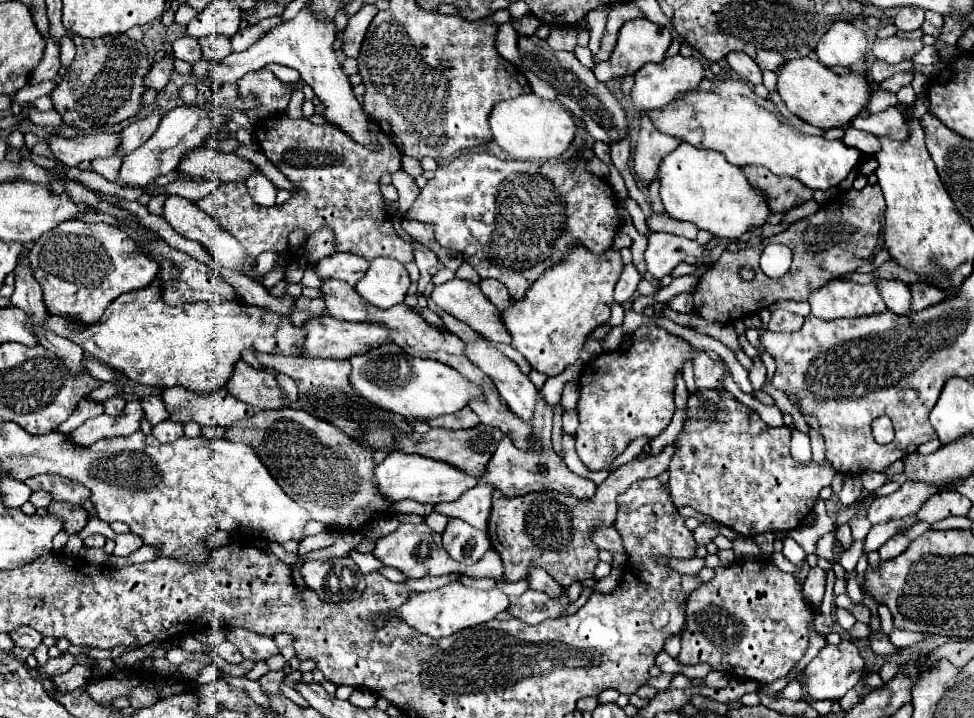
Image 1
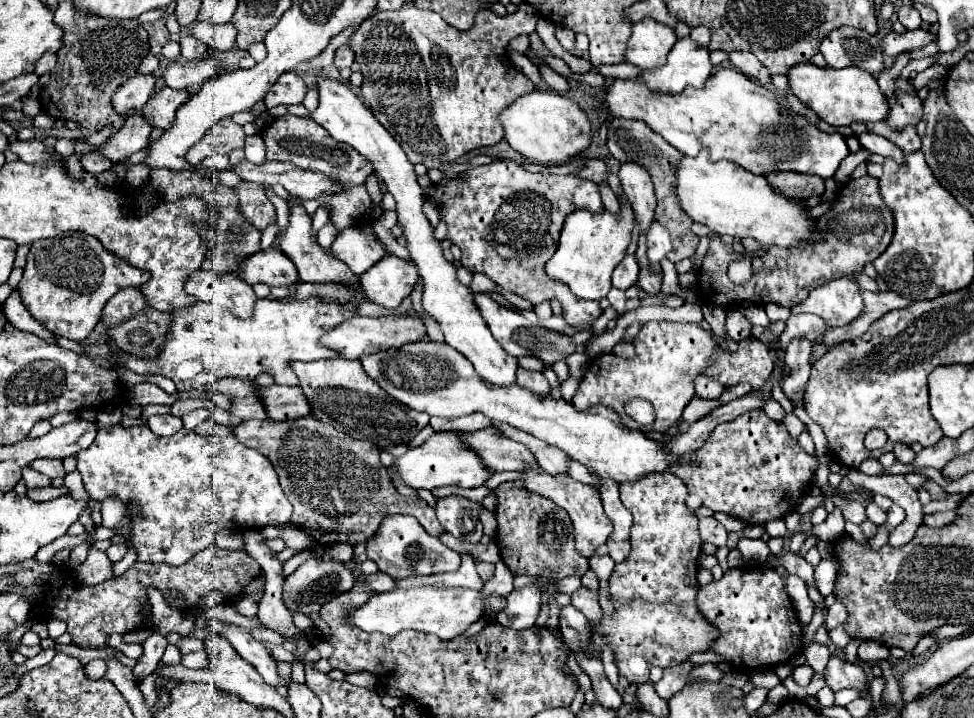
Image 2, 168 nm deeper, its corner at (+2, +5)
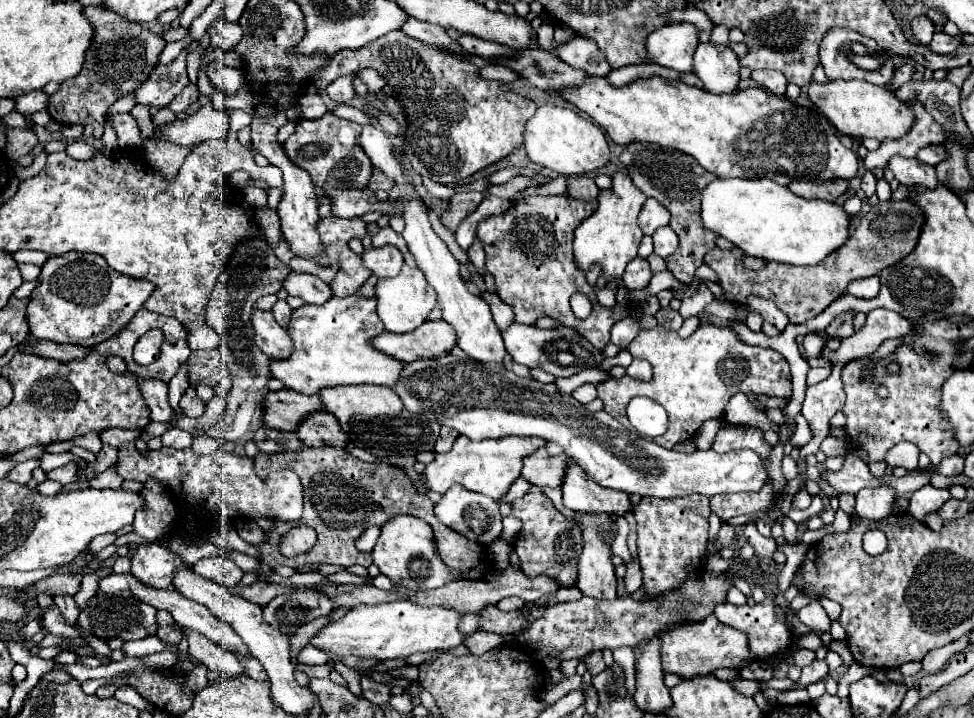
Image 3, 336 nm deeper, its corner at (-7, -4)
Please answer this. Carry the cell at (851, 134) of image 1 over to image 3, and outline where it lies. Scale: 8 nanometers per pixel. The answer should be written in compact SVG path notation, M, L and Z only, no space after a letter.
M894 155L888 163L888 169L894 173L894 177L900 181L900 185L922 185L926 189L934 189L938 185L936 171L930 165L920 163L916 157L906 159L902 155Z

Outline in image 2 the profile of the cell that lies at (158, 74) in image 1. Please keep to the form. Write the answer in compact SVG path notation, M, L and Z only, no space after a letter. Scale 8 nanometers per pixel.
M137 74L133 80L129 80L127 84L123 84L117 94L113 96L113 106L115 110L125 116L127 110L131 108L141 108L143 104L147 104L147 100L153 94L155 88L155 74Z

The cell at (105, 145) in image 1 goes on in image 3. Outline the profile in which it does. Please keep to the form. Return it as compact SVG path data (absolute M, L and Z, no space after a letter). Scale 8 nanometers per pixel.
M212 103L202 105L198 113L186 117L184 121L176 119L162 131L162 139L168 139L182 147L200 145L212 139L226 139L230 129L230 117L226 109L216 109Z

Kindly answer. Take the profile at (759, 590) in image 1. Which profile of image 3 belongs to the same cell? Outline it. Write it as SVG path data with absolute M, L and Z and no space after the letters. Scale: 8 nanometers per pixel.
M768 595L762 603L756 603L756 605L732 605L732 603L724 603L724 605L718 605L714 615L720 623L726 623L734 629L740 629L748 635L748 641L750 641L750 651L754 657L772 657L772 655L784 655L786 649L790 647L792 643L792 633L790 629L784 625L784 621L780 621L776 615L774 615L774 595Z

